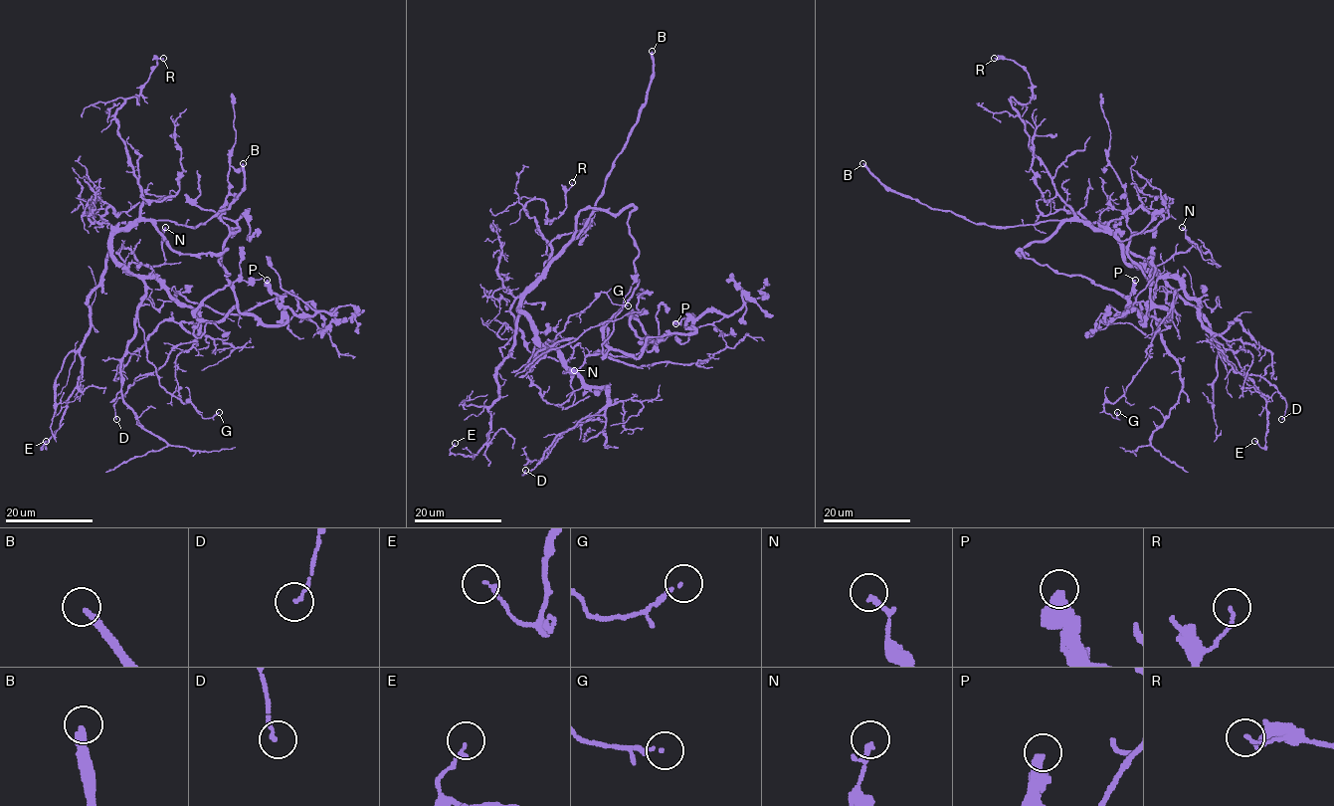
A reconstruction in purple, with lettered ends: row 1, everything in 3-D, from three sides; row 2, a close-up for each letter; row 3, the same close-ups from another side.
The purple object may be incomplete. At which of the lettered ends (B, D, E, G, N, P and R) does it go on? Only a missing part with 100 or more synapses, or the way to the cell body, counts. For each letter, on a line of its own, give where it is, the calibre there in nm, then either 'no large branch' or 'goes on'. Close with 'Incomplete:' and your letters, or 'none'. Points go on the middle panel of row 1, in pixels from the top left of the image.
B: (652, 51) | 240 nm | goes on
D: (525, 470) | 130 nm | no large branch
E: (455, 443) | 120 nm | no large branch
G: (628, 305) | 110 nm | no large branch
N: (574, 370) | 130 nm | no large branch
P: (675, 323) | 440 nm | no large branch
R: (572, 182) | 110 nm | no large branch
Incomplete: B

